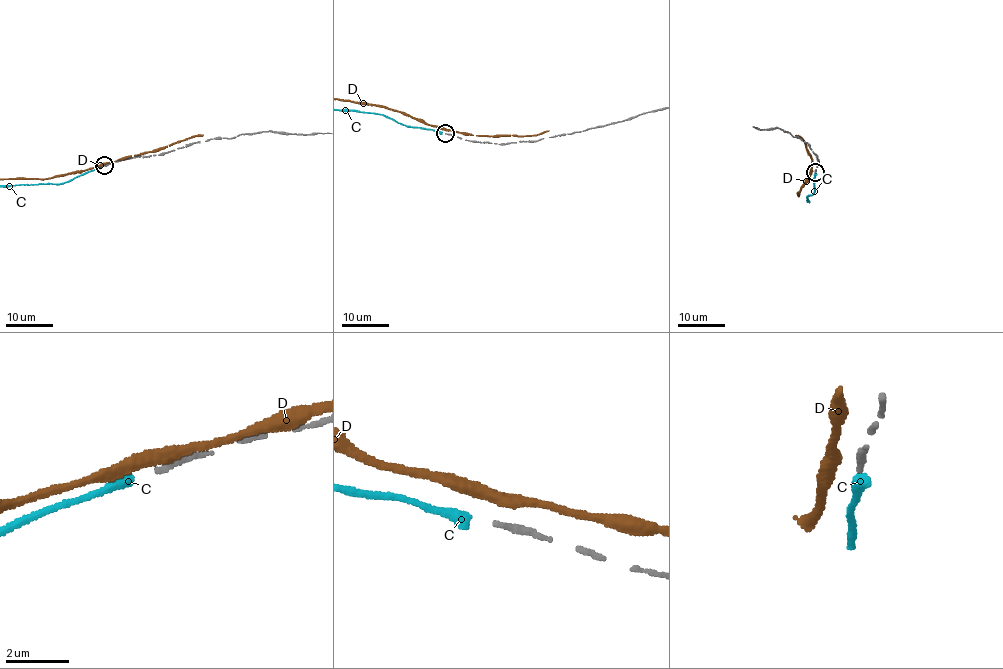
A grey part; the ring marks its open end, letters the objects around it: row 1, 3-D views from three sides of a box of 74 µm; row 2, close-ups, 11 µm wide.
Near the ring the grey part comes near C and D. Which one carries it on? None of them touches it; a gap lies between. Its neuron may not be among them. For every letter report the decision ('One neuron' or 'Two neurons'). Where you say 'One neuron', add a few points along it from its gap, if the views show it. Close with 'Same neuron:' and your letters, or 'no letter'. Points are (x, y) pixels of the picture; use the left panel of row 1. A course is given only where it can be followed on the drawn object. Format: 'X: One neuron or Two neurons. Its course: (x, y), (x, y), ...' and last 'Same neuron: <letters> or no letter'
C: Two neurons
D: Two neurons
Same neuron: no letter

